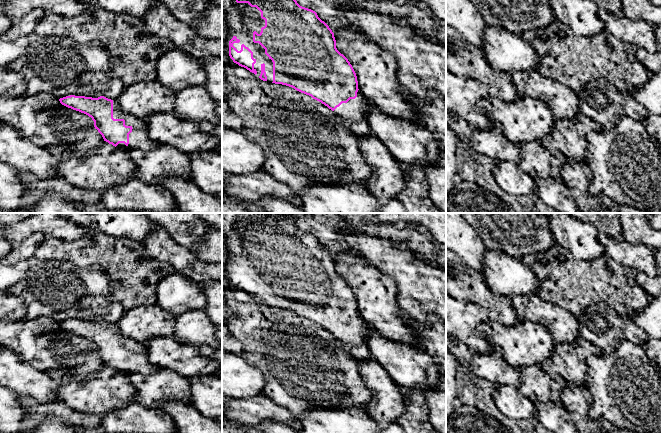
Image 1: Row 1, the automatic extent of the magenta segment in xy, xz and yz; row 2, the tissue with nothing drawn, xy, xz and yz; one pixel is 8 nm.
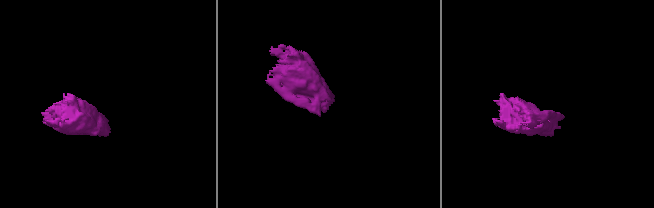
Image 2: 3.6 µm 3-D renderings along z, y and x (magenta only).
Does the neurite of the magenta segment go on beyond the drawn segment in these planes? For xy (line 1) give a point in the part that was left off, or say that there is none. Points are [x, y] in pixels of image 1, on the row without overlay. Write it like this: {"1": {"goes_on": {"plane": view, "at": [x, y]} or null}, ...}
{"1": {"goes_on": {"plane": "xy", "at": [139, 363]}}}

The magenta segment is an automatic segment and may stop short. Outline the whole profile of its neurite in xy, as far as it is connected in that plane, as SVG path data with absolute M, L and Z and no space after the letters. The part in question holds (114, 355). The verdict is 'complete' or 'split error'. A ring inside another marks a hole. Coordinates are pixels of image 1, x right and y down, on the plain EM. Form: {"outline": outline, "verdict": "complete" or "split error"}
{"outline": "M70 319L59 325L62 329L91 341L104 365L115 371L147 376L158 369L149 361L144 342L127 338L115 324L104 320L92 322Z", "verdict": "split error"}

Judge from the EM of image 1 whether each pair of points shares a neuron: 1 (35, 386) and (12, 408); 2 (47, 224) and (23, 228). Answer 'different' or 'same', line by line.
1: different
2: same

